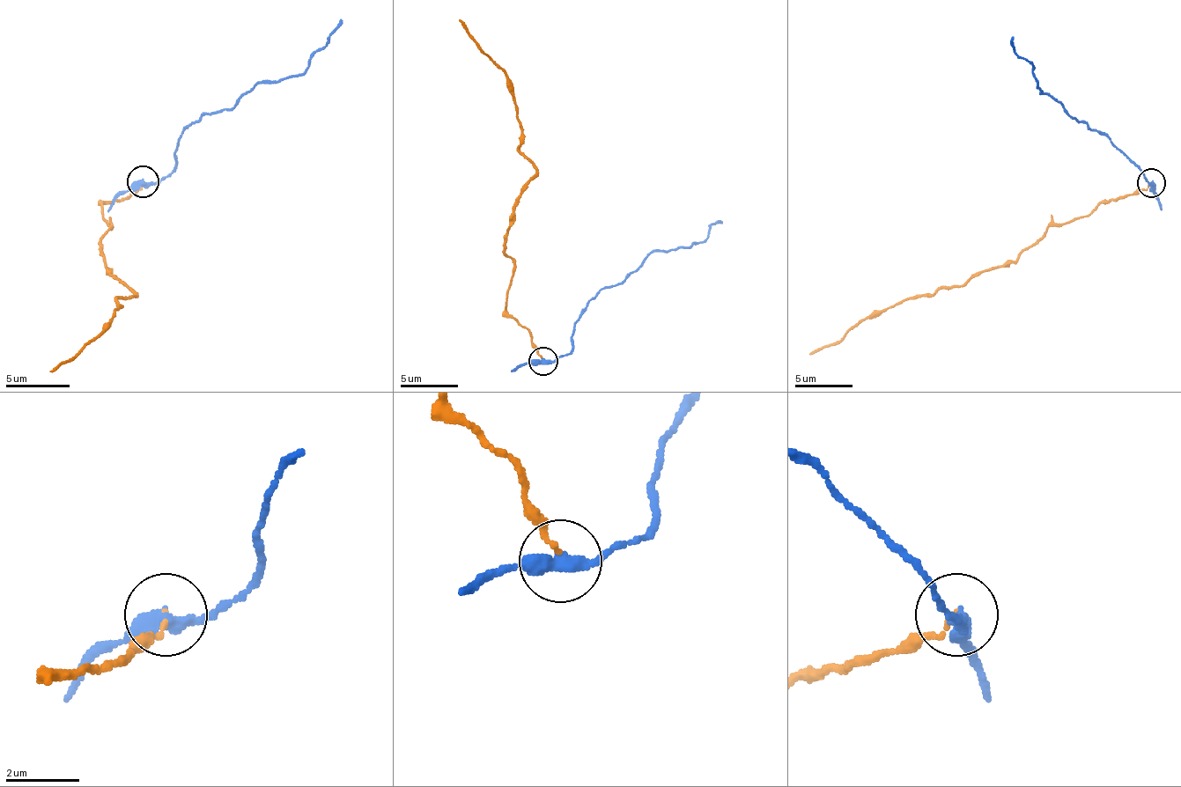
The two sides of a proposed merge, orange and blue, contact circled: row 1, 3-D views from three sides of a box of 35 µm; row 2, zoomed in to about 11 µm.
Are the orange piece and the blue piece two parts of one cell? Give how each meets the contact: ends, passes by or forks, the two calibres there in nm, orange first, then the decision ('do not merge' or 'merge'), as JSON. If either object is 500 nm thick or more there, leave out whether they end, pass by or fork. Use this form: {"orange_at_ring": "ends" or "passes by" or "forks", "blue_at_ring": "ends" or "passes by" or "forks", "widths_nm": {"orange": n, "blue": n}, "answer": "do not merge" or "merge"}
{"orange_at_ring": "ends", "blue_at_ring": "passes by", "widths_nm": {"orange": 110, "blue": 420}, "answer": "do not merge"}

